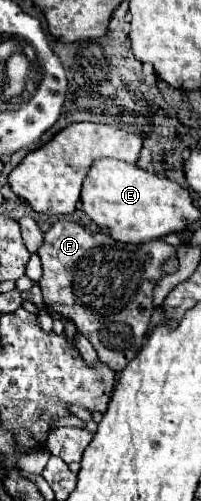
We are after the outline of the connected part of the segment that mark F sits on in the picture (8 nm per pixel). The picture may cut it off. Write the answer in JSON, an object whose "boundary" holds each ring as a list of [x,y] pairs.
{"boundary":[[[59,220],[45,232],[39,248],[43,278],[39,282],[43,300],[65,318],[71,318],[99,354],[99,360],[121,372],[137,356],[145,342],[153,314],[153,288],[163,278],[163,262],[175,256],[175,246],[163,240],[123,244],[109,234],[95,234],[77,222]]]}

